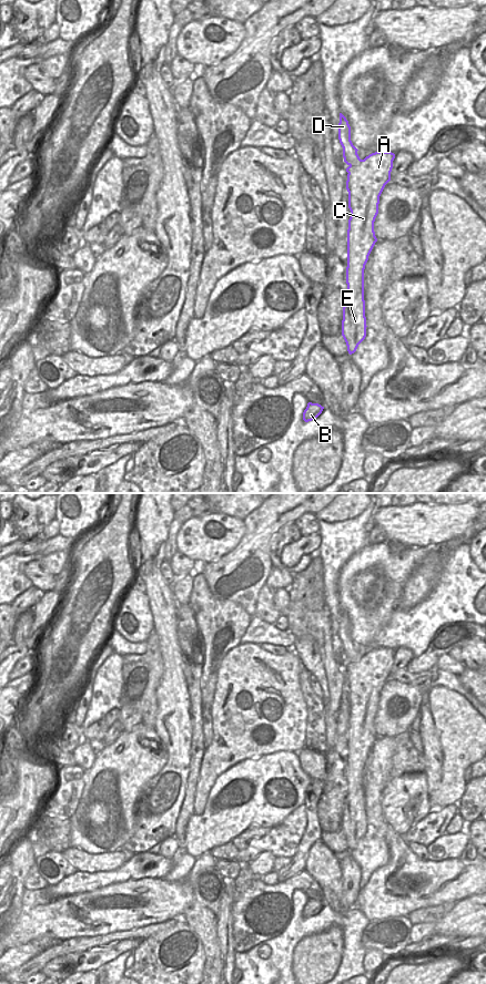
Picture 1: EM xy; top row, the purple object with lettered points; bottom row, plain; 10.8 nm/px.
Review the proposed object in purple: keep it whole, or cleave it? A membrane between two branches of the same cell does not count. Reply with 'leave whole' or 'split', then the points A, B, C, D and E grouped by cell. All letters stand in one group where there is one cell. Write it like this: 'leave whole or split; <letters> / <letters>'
split; A B C E / D

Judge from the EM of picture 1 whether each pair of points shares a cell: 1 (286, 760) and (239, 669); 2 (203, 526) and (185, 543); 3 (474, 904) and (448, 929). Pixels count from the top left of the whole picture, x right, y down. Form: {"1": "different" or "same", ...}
{"1": "different", "2": "same", "3": "same"}

